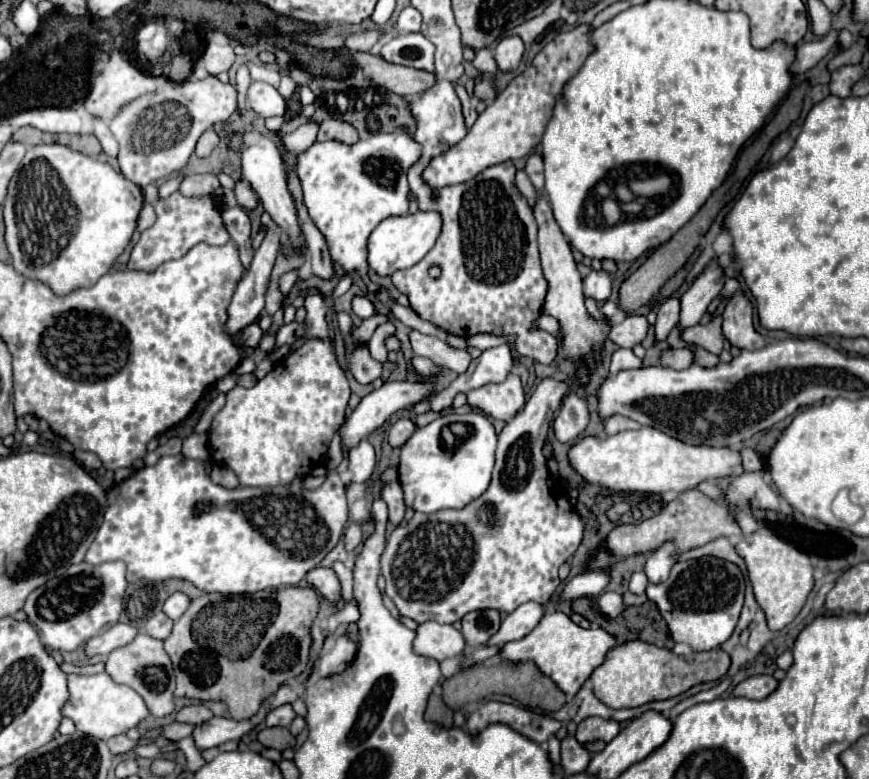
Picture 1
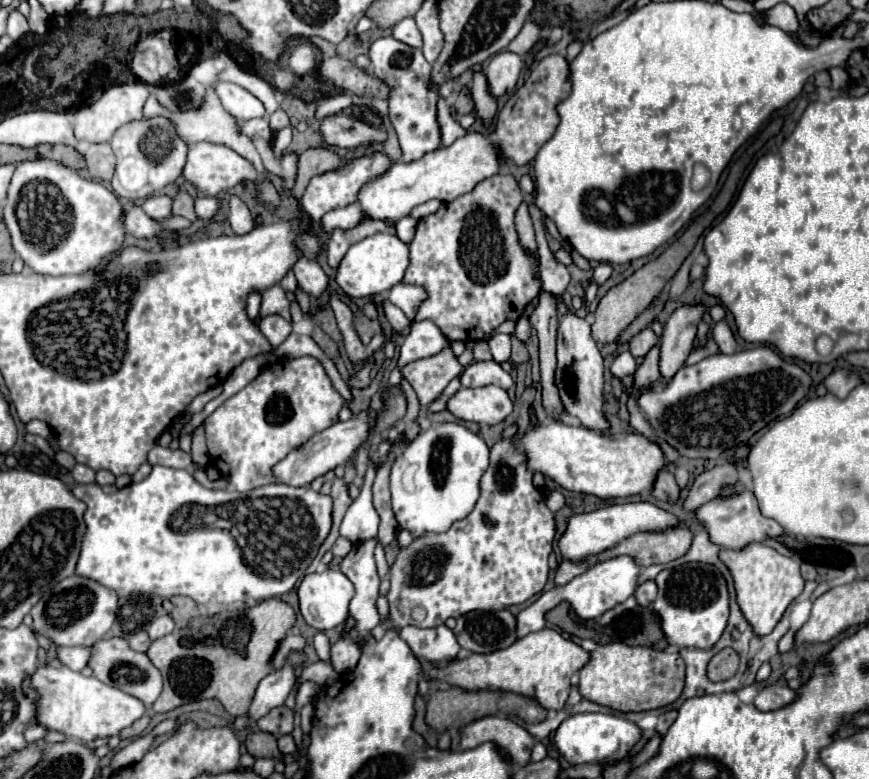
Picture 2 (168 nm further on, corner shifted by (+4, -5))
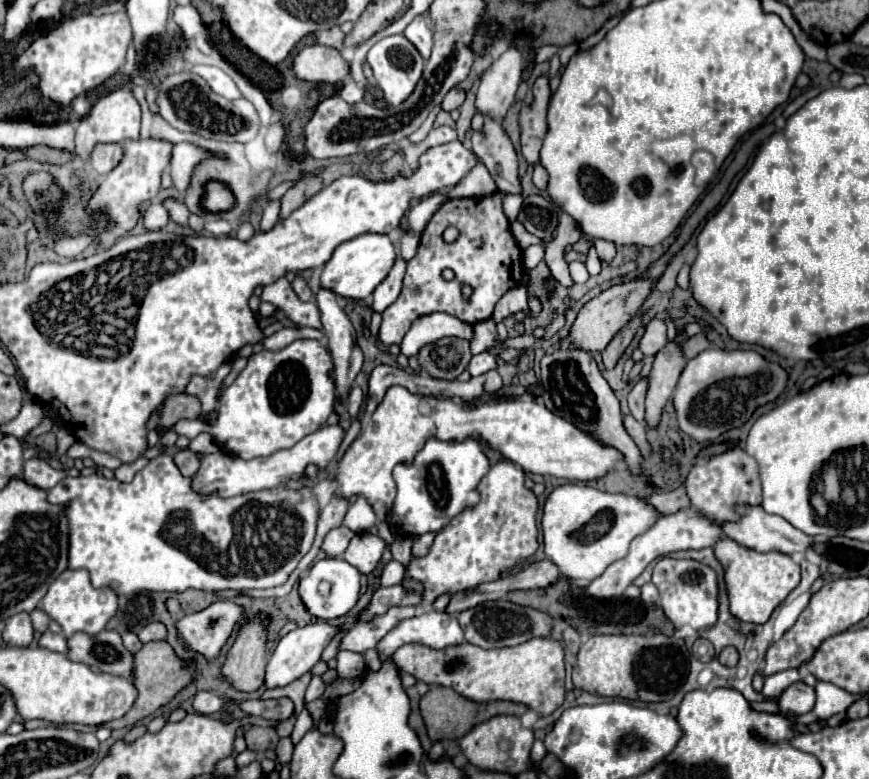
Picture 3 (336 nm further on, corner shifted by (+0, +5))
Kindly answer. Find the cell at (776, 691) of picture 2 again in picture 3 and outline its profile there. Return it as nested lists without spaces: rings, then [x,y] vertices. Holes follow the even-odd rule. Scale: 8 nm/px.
[[[796,682],[788,686],[780,696],[778,696],[778,706],[780,712],[792,712],[792,714],[806,714],[814,708],[816,702],[816,692],[812,686],[806,686],[804,682]]]

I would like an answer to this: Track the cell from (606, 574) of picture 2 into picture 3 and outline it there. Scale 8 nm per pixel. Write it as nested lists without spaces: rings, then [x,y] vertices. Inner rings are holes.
[[[680,510],[676,514],[670,514],[670,516],[662,516],[650,530],[646,530],[644,534],[636,536],[632,542],[630,542],[630,550],[628,554],[622,558],[622,560],[616,560],[612,566],[608,566],[608,570],[596,578],[594,582],[590,582],[586,588],[584,588],[584,594],[590,596],[590,598],[600,598],[600,600],[606,600],[606,598],[618,598],[624,594],[624,590],[644,572],[644,568],[656,560],[656,558],[662,558],[670,552],[678,552],[678,550],[700,550],[700,548],[706,548],[706,546],[714,546],[716,544],[716,538],[722,538],[722,530],[716,522],[712,520],[706,520],[702,518],[698,512],[694,510]]]

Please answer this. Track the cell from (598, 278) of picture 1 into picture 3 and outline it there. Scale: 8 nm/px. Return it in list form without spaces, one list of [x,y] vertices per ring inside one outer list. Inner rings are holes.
[[[594,240],[594,248],[596,248],[600,260],[604,260],[606,264],[610,264],[610,262],[614,260],[614,256],[616,256],[616,248],[614,248],[612,242],[606,242],[606,240]]]

